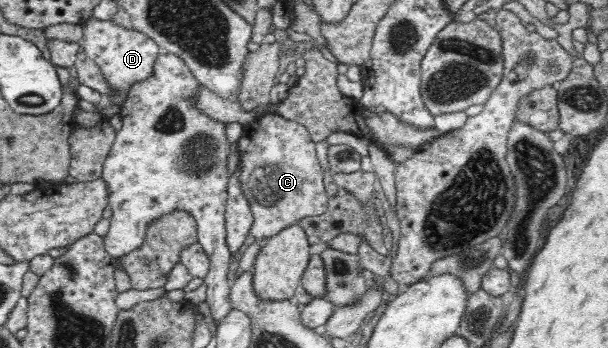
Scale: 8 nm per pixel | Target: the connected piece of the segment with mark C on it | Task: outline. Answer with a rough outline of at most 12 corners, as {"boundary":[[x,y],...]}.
{"boundary":[[281,116],[244,127],[242,183],[271,238],[328,210],[307,127]]}

